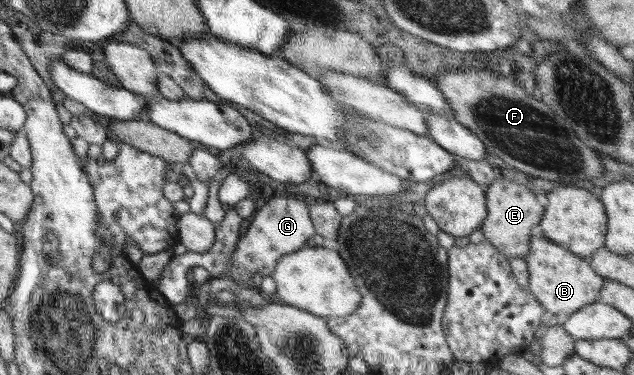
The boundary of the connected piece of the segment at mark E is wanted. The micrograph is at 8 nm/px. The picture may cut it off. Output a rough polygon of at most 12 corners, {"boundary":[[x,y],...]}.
{"boundary":[[516,181],[486,191],[485,240],[525,259],[545,210]]}

